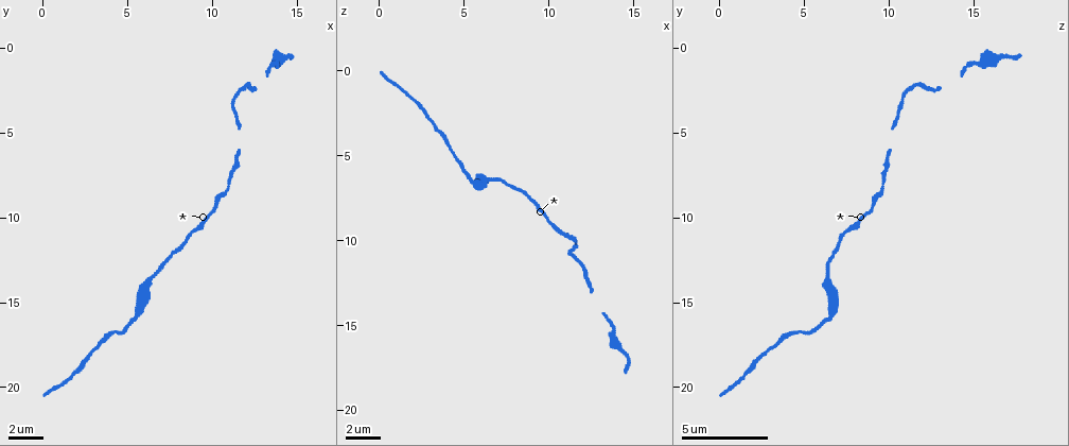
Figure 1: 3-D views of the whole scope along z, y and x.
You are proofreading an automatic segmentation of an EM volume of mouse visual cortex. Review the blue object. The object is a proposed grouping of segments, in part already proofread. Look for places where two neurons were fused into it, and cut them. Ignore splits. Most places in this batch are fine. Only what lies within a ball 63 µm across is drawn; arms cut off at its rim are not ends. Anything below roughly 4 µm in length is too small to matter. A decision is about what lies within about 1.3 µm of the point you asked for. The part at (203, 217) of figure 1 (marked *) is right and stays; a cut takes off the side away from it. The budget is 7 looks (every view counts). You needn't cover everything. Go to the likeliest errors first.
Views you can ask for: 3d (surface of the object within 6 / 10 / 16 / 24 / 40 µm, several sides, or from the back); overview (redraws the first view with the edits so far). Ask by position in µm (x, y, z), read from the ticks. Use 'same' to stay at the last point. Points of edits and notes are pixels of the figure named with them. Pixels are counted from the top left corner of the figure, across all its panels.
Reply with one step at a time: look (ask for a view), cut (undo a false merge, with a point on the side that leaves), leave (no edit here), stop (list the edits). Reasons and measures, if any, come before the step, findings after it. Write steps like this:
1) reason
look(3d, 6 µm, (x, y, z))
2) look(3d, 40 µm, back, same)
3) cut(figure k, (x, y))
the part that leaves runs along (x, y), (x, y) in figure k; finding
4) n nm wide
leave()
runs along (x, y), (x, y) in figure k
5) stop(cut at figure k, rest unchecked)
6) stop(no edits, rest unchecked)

calibre changes
look(3d, 6 µm, (5.3, 15.9, 6.3))

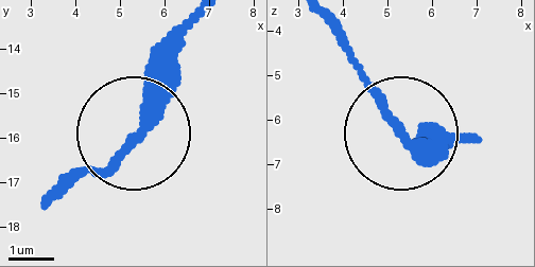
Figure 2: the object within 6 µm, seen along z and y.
look(3d, 6 µm, back, (5.35, 15.90, 6.35))

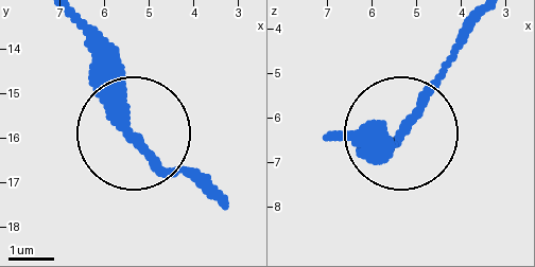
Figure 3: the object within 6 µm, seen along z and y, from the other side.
leave()
one neuron here

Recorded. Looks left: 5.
calibre changes
look(3d, 16 µm, (13.3, 1.2, 14.4))

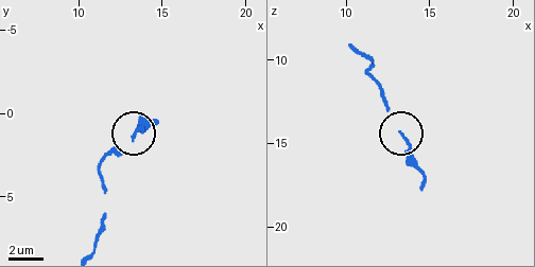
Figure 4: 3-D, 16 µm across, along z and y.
leave()
one neuron here

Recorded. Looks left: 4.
thick turns thin
look(3d, 6 µm, (11.4, 3.2, 10.7))

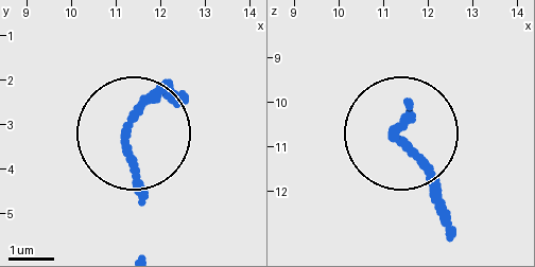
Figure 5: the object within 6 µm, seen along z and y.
leave()
all the same neuron

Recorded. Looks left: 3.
narrows sharply
look(3d, 6 µm, (11.0, 8.4, 9.7))

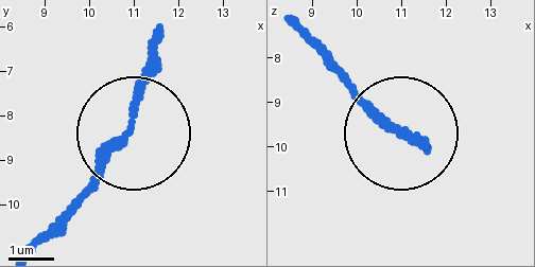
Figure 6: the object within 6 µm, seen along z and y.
leave()
one neuron here

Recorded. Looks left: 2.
stop(no edits, rest unchecked)

